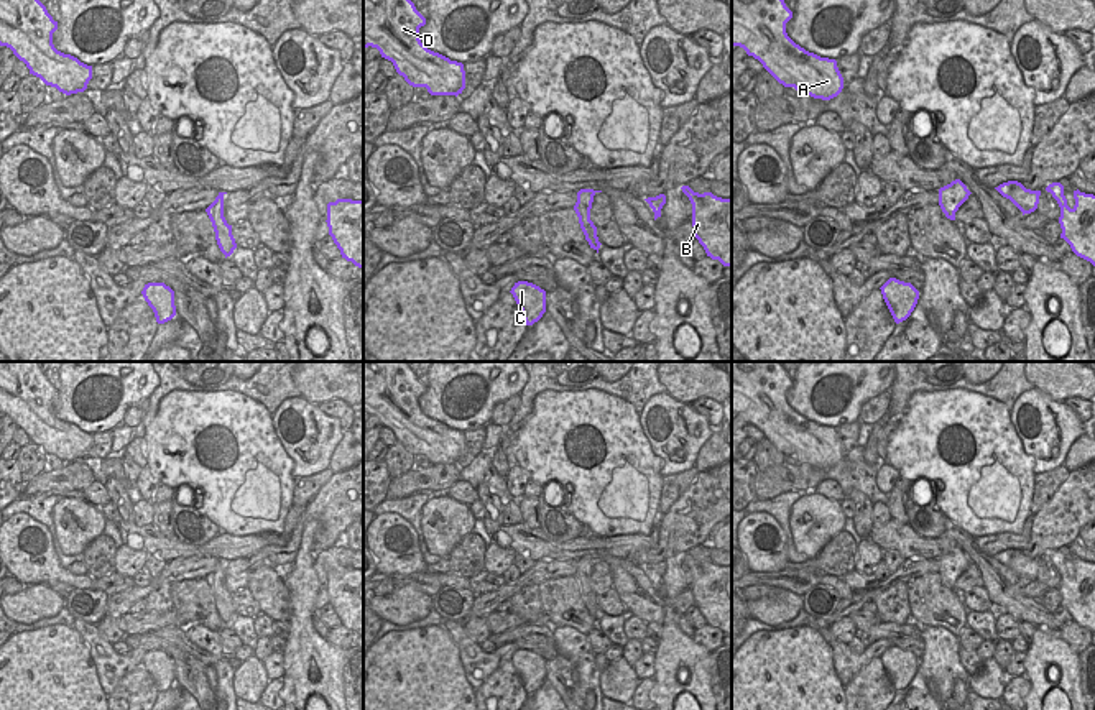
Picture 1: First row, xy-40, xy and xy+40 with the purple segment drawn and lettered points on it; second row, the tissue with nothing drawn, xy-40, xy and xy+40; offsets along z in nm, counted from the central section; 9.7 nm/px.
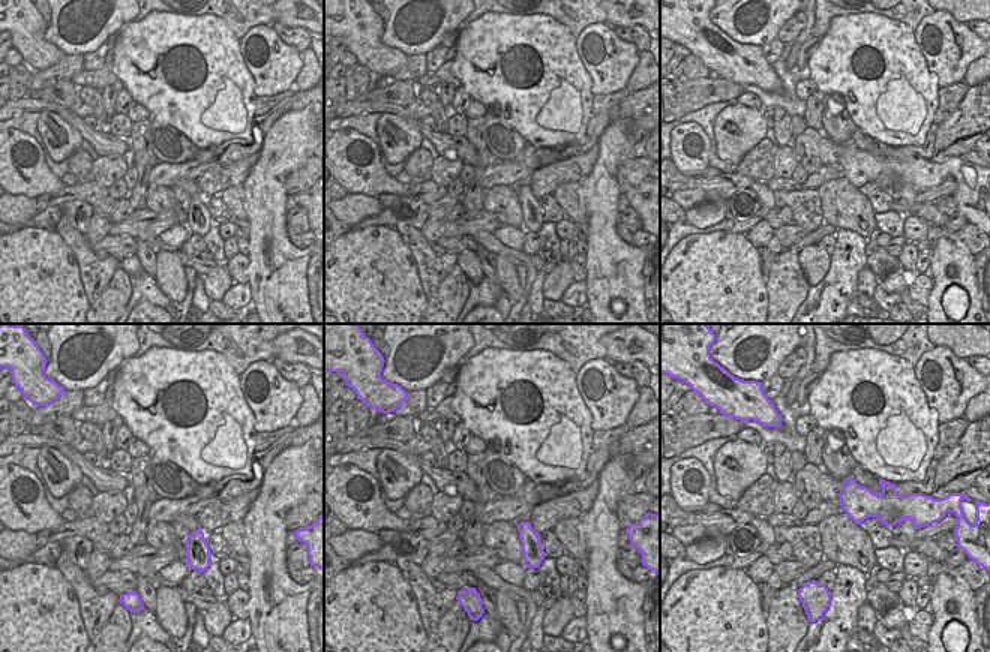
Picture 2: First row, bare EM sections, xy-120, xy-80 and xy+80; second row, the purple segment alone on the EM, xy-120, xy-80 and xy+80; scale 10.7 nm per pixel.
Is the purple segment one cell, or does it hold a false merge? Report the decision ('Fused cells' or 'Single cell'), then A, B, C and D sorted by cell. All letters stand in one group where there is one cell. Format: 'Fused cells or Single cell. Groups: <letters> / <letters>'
Single cell. Groups: A B C D

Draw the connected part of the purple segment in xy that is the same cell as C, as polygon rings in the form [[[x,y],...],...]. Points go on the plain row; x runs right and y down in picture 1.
[[[518,649],[510,661],[520,674],[526,694],[533,694],[546,680],[546,659],[539,654]]]

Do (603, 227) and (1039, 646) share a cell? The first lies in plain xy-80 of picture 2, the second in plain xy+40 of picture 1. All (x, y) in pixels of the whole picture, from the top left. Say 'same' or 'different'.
same

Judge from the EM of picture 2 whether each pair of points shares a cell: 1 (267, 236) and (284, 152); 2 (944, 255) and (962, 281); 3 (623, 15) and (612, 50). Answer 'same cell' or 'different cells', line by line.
1: same cell
2: same cell
3: different cells

